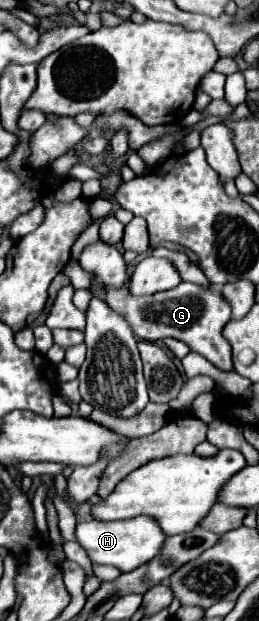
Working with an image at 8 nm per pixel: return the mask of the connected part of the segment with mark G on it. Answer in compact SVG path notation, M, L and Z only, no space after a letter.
M129 283L125 289L107 289L103 291L103 299L117 311L121 311L133 327L133 333L141 341L157 341L165 337L179 339L197 351L205 359L209 359L215 367L223 371L231 371L231 345L221 335L225 323L231 319L231 305L219 291L213 287L203 287L197 283L183 283L175 289L157 293L153 297L133 297L129 293Z

